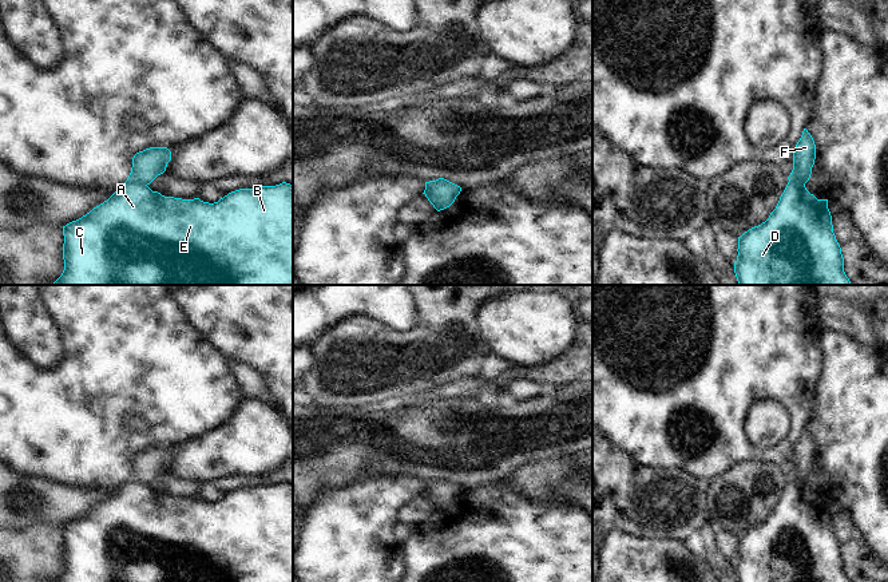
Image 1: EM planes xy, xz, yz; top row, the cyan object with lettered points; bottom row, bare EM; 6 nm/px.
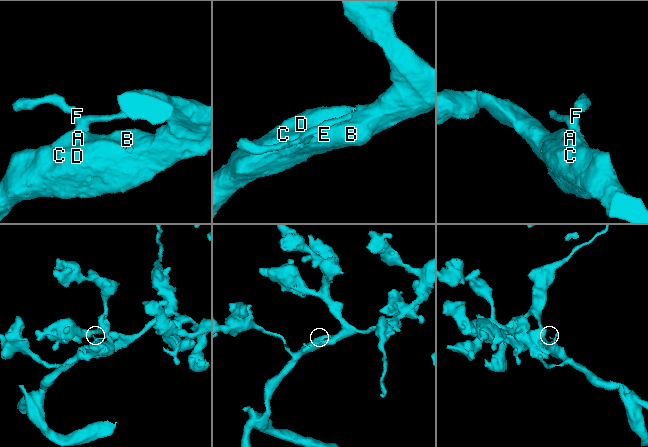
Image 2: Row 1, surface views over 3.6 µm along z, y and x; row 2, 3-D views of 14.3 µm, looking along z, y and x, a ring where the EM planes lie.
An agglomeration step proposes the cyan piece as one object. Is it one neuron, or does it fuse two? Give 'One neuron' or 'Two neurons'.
Two neurons

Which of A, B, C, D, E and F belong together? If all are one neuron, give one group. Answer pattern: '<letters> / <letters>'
A B C D E / F

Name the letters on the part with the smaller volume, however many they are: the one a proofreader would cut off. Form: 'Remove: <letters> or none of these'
Remove: F

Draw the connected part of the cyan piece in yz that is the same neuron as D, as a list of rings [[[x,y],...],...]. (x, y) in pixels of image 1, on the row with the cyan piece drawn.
[[[788,182],[769,218],[738,237],[737,252],[738,285],[852,285],[844,272],[828,199],[817,199],[802,183]]]

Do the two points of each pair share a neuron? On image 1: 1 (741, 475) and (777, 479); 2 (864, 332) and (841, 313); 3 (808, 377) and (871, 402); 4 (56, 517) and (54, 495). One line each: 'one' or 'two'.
1: one
2: one
3: two
4: one

